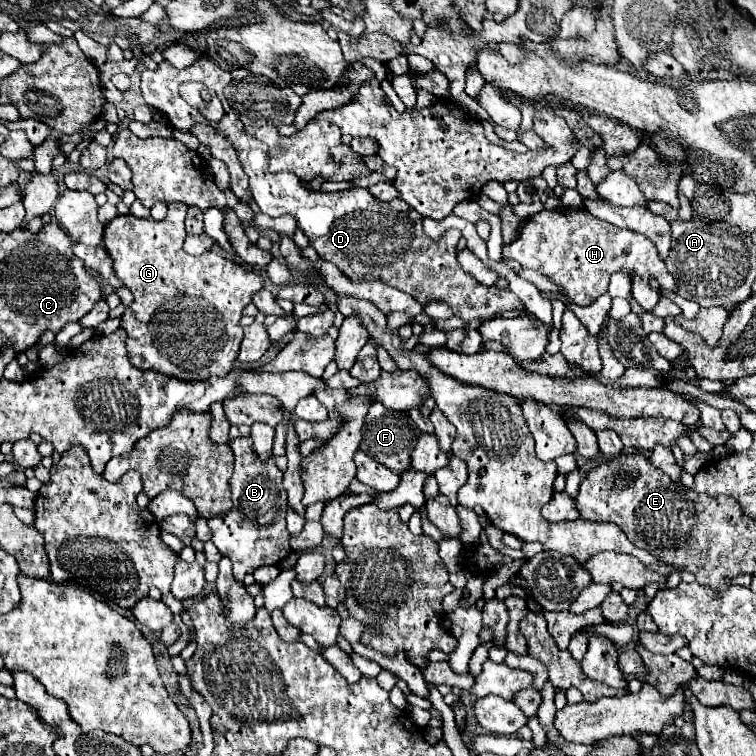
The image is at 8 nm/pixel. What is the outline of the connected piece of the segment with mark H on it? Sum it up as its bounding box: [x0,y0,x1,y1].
[503,210,675,306]

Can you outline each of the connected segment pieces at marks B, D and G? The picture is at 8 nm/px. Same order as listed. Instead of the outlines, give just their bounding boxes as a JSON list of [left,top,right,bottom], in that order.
[[209,438,291,582],[213,114,525,322],[103,202,263,382]]

